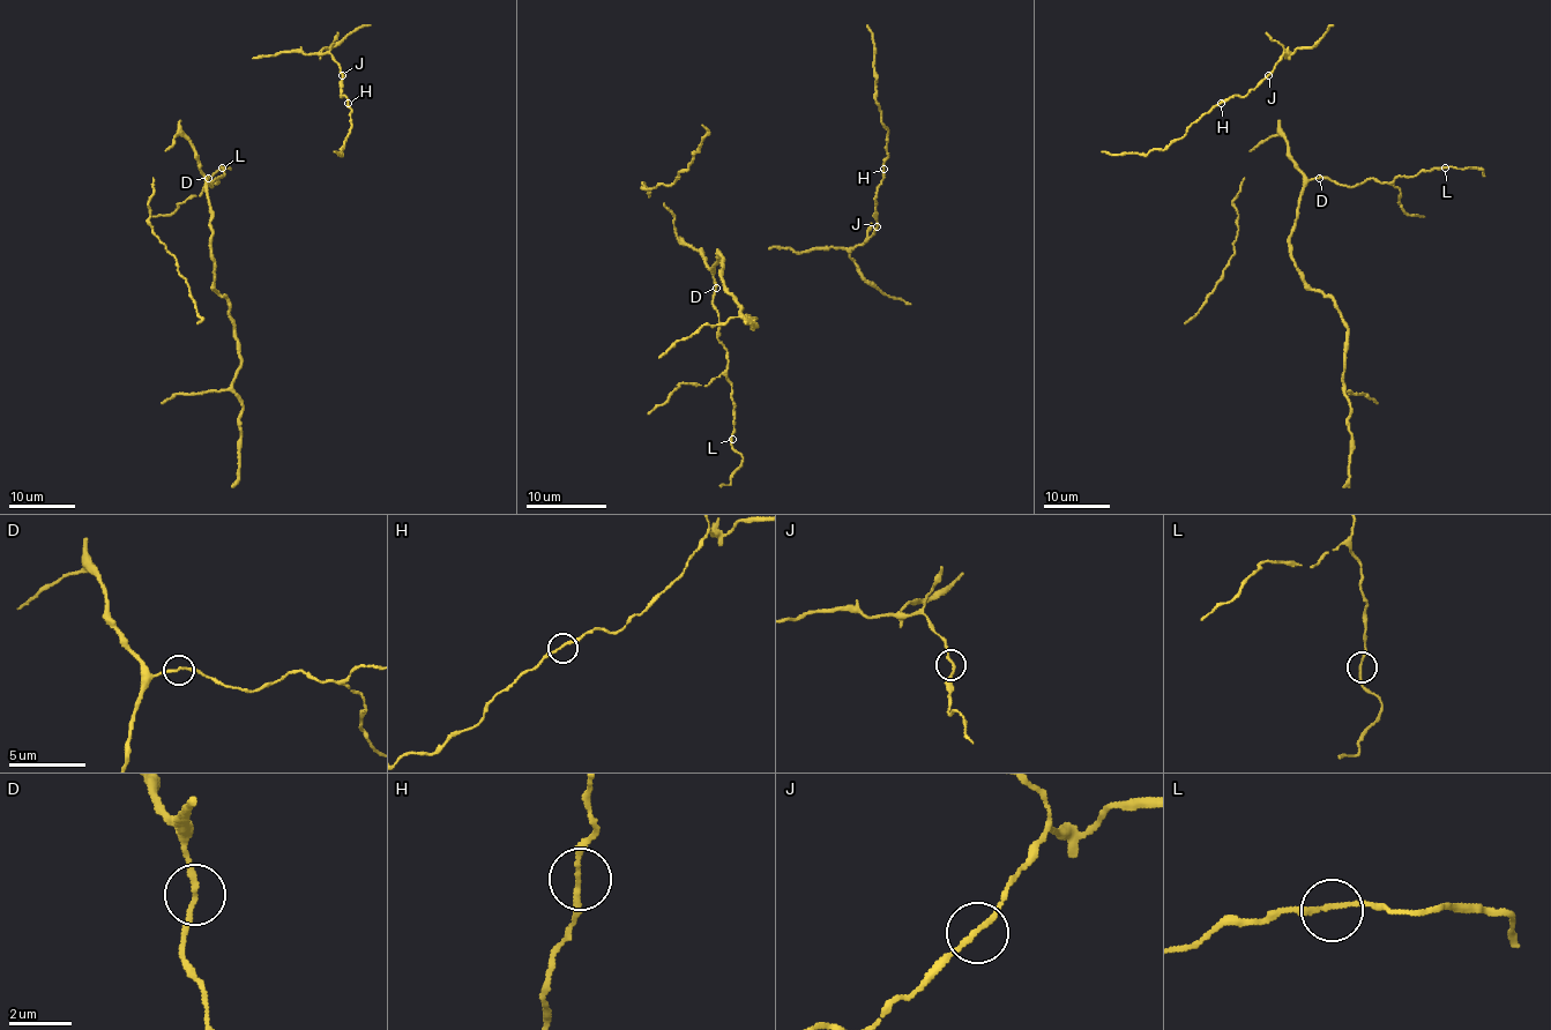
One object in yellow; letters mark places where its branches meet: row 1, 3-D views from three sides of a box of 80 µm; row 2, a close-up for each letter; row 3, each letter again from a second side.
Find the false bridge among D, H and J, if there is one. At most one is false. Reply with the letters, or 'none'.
none

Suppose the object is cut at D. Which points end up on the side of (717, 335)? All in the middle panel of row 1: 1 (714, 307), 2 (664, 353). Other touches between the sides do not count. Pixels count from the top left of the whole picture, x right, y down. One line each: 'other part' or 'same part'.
1: same part
2: other part

